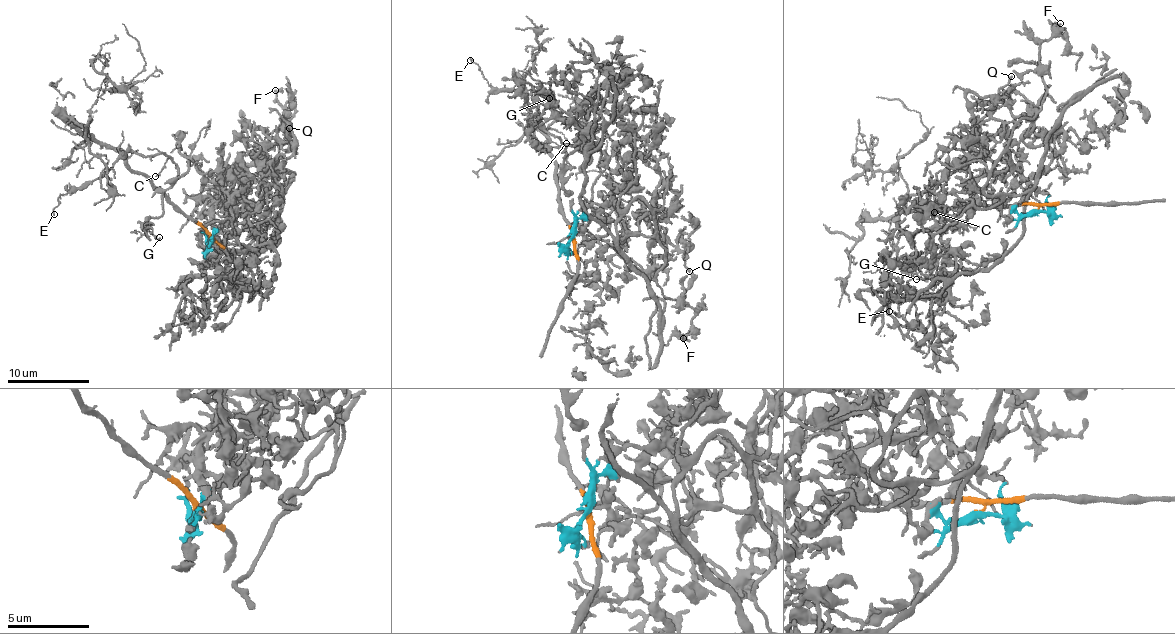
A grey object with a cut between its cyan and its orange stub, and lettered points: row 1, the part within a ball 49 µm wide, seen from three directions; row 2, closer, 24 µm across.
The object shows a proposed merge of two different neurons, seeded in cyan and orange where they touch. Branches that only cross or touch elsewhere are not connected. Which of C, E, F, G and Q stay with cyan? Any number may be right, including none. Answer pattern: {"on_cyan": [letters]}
{"on_cyan": ["F", "Q"]}

